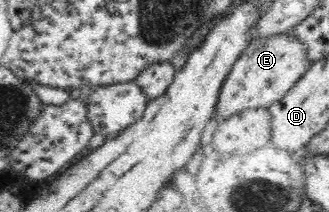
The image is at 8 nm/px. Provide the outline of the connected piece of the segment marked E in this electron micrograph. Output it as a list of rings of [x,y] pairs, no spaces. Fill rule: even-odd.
[[[291,29],[251,41],[225,78],[215,106],[213,124],[240,110],[267,108],[272,102],[281,100],[305,76],[312,62],[305,41],[301,41]]]

